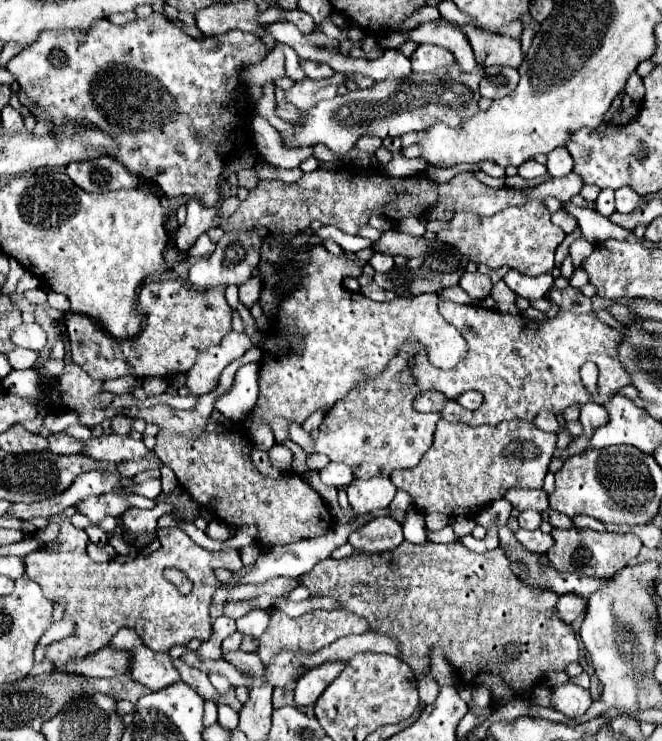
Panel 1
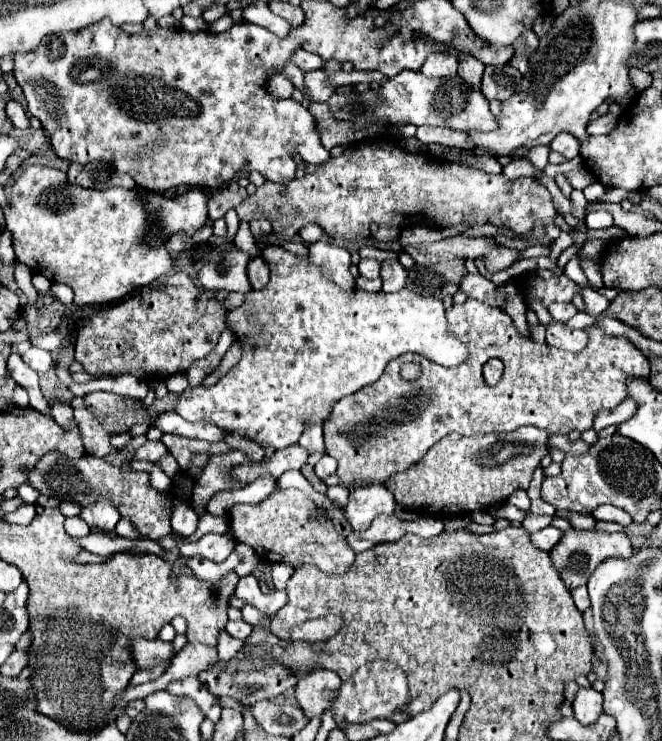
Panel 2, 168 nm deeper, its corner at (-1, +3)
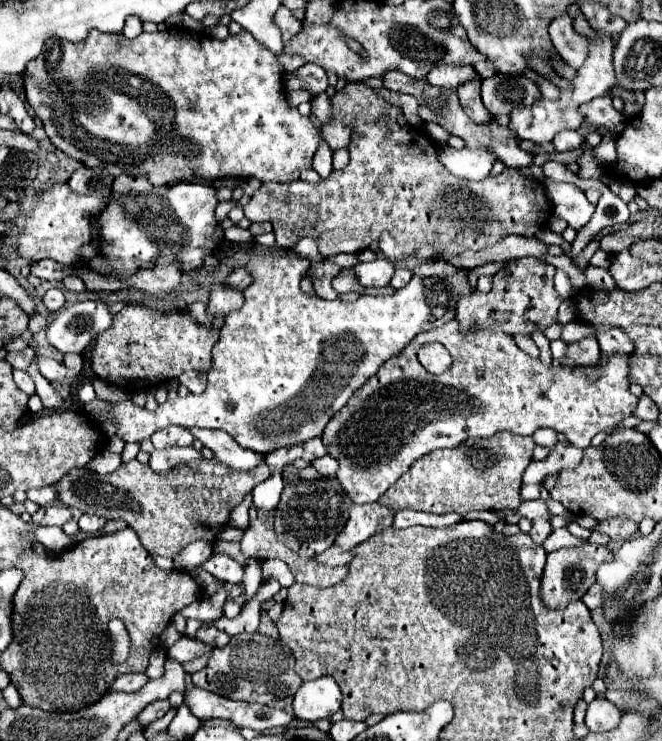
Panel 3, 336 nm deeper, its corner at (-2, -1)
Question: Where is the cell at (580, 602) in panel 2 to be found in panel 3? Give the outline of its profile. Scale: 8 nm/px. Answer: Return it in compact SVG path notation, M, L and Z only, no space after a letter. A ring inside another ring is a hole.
M593 585L585 595L583 595L583 599L581 599L589 609L595 609L595 607L599 607L601 605L601 589L597 587L597 585Z

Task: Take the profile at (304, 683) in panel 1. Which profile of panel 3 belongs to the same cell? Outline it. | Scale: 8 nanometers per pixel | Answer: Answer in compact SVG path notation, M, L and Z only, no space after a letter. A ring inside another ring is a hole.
M325 675L315 681L307 681L293 697L293 711L297 719L317 721L329 719L341 707L341 691L333 677Z

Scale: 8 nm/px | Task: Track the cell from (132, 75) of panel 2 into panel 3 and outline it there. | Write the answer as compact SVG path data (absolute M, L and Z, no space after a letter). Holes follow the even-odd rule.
M165 29L157 33L141 33L135 39L127 39L121 33L117 35L107 35L99 31L91 31L83 41L79 43L69 43L69 41L57 41L49 43L45 47L45 55L39 55L37 59L29 61L23 73L23 87L27 95L27 103L35 109L37 117L43 121L43 127L47 131L47 137L51 143L63 151L67 157L81 161L85 167L103 167L107 169L113 177L119 175L145 175L153 185L173 185L179 181L191 181L195 177L201 179L223 179L223 177L255 177L263 183L275 181L275 183L291 183L299 179L301 169L311 167L311 159L315 151L319 149L319 133L309 121L309 117L301 115L295 107L291 107L285 99L285 89L283 89L283 77L285 69L281 69L281 63L277 61L275 53L269 53L251 33L237 33L229 35L227 39L219 41L209 35L193 33L187 29Z

